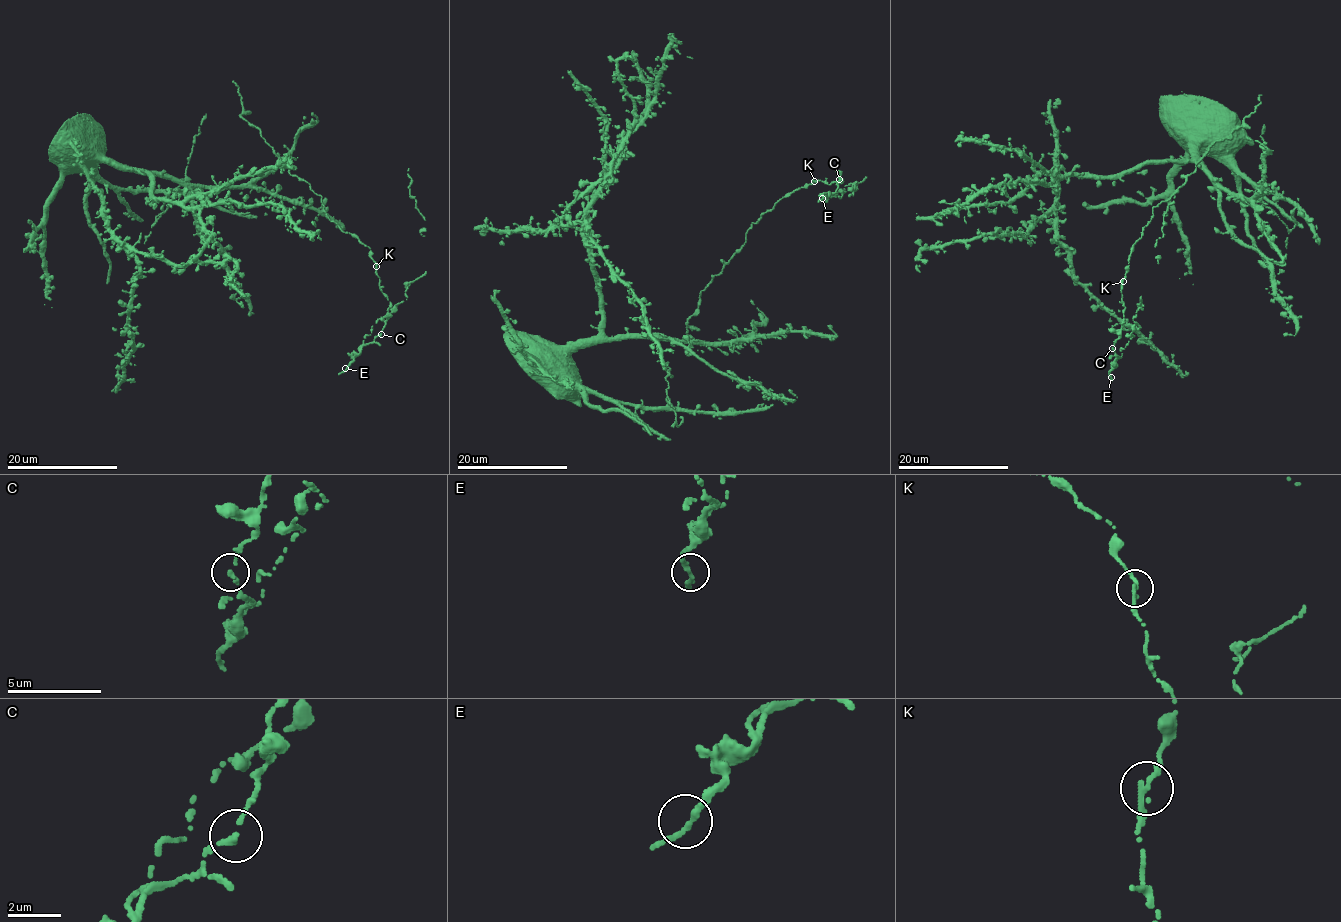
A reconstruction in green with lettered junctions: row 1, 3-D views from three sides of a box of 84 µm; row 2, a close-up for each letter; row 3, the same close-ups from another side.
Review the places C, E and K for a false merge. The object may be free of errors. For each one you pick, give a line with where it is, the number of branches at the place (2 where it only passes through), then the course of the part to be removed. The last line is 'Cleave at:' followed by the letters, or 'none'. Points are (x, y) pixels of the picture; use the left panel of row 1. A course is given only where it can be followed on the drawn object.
Cleave at: none

